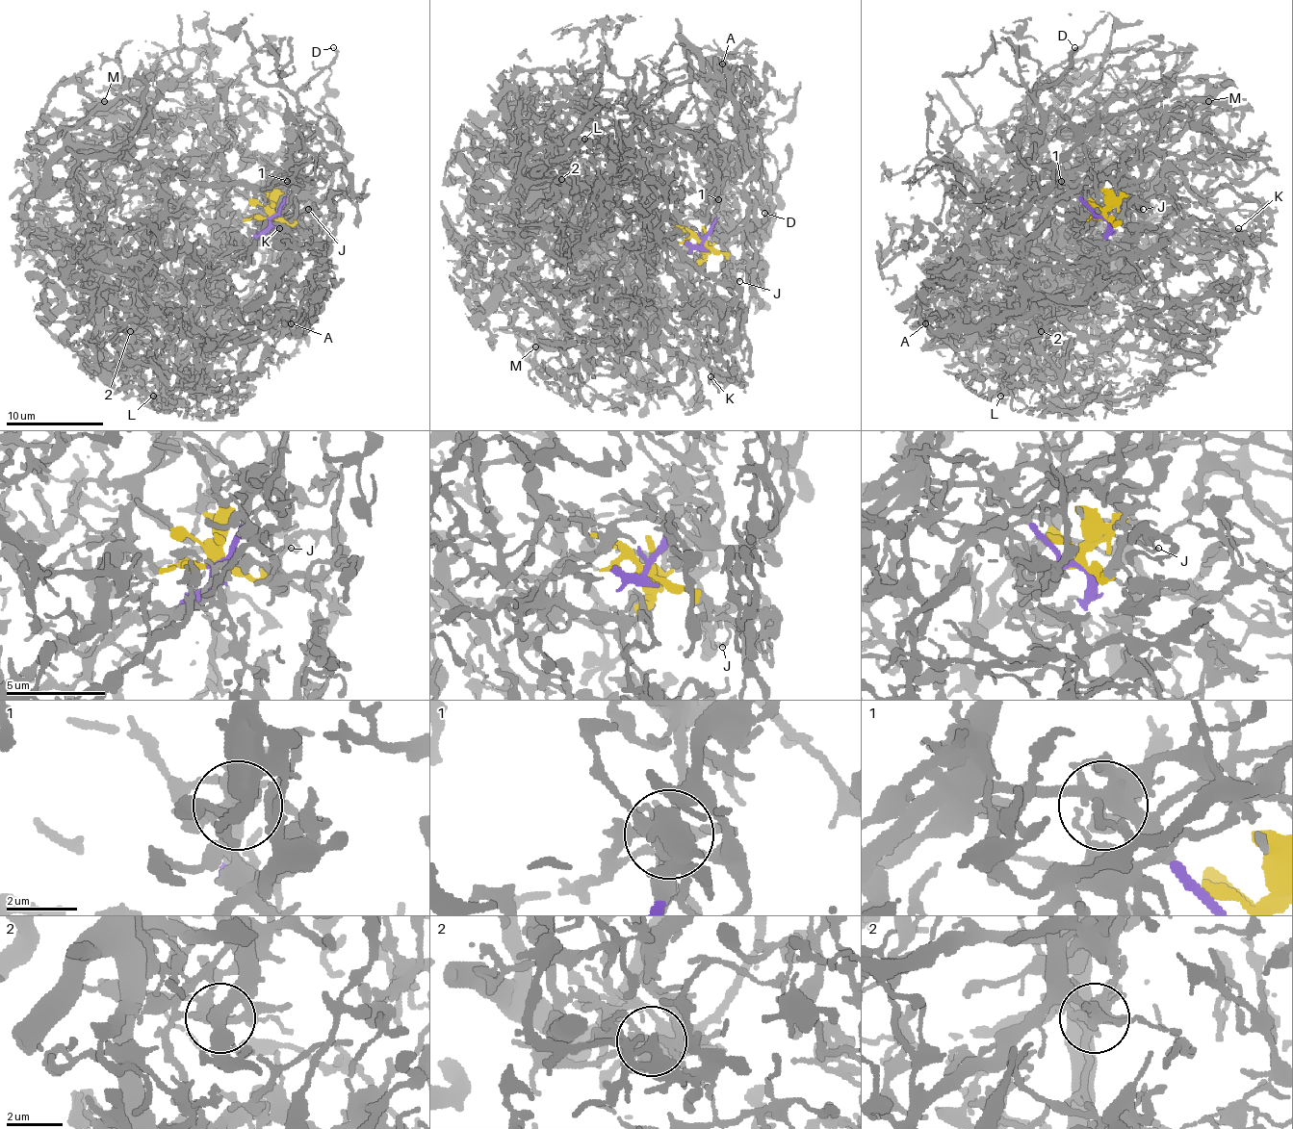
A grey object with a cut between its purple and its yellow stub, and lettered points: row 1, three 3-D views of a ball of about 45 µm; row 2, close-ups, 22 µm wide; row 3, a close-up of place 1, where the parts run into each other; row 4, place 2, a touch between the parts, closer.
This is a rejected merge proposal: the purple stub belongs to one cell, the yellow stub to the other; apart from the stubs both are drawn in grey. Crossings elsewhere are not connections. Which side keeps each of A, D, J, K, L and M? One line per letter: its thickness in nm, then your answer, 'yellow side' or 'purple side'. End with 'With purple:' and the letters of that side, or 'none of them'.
A: calibre 200 nm; yellow side
D: calibre 190 nm; purple side
J: calibre 120 nm; yellow side
K: calibre 150 nm; yellow side
L: calibre 100 nm; yellow side
M: calibre 200 nm; yellow side
With purple: D

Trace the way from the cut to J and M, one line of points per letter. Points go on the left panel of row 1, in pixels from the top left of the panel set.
J: (271, 217), (291, 224), (310, 205), (307, 210)
M: (271, 217), (222, 215), (216, 243), (193, 251), (157, 195), (74, 178), (89, 141), (123, 159), (104, 100)

